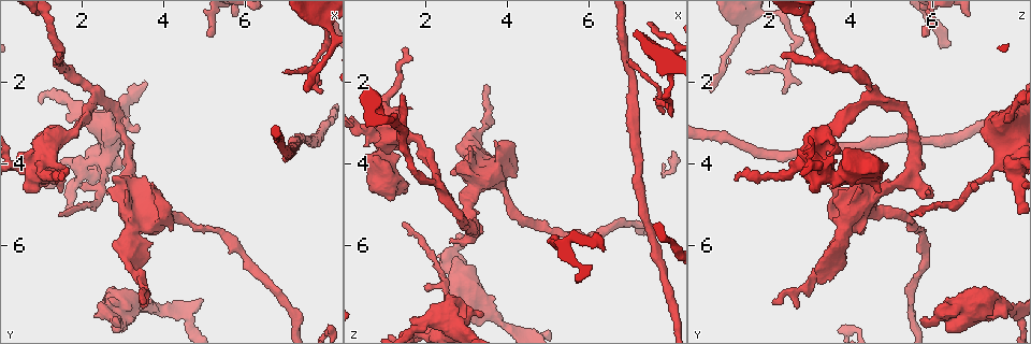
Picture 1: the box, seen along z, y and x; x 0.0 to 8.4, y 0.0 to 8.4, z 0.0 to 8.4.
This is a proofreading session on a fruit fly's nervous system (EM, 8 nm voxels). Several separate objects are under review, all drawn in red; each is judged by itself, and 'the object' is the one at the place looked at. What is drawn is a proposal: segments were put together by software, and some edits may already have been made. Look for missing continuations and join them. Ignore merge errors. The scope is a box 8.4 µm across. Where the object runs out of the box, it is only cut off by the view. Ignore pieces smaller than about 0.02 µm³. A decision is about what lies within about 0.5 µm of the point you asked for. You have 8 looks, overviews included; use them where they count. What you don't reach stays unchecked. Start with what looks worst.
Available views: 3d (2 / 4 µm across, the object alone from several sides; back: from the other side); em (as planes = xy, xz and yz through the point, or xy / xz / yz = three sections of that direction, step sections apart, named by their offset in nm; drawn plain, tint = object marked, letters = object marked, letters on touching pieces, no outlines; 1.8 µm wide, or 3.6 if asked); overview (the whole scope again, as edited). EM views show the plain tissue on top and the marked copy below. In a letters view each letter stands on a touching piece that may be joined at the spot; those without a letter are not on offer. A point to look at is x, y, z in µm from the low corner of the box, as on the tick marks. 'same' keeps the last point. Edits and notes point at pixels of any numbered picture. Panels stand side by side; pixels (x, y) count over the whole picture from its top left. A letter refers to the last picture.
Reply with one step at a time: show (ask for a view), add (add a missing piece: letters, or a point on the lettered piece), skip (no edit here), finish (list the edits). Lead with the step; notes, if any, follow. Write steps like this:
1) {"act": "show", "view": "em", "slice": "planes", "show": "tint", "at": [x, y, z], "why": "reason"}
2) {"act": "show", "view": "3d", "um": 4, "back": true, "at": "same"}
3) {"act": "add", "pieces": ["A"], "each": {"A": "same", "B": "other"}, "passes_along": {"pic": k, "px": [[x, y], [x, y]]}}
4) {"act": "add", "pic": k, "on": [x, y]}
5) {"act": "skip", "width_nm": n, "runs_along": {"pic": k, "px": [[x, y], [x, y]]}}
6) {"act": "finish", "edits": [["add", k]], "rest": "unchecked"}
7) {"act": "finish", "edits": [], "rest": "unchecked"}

{"act": "show", "view": "em", "slice": "yz", "step": 8, "show": "letters", "at": [2.95, 7.90, 5.70], "why": "an open end"}

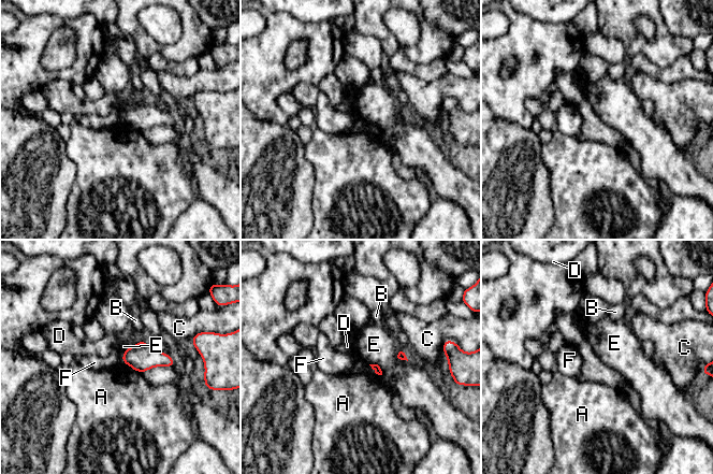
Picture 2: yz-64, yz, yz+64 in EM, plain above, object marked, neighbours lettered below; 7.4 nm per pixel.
{"act": "skip", "each": {"A": "other", "B": "other", "C": "other", "D": "other", "E": "other", "F": "other"}, "border": {"pic": 2, "px": [[142, 340], [131, 345], [122, 354]]}, "found": "no lettered piece goes on from it"}

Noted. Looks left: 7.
{"act": "show", "view": "em", "slice": "yz", "step": 4, "show": "tint", "at": [2.35, 2.35, 4.55], "why": "three-way junction"}

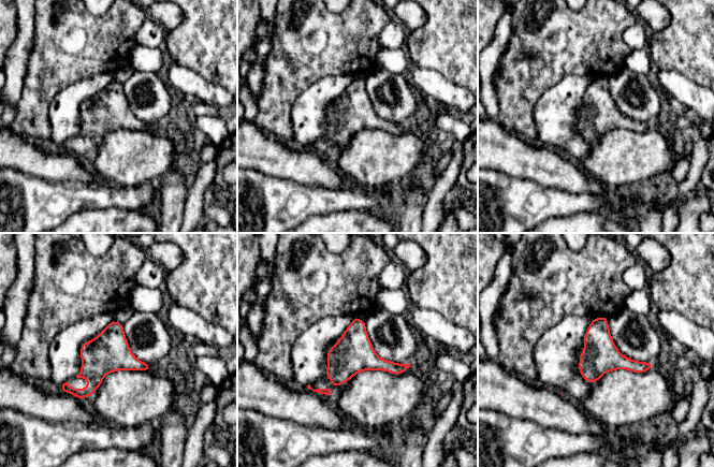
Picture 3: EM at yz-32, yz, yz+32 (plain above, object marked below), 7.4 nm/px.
{"act": "show", "view": "em", "slice": "planes", "show": "letters", "at": "same", "why": "cut it another way"}

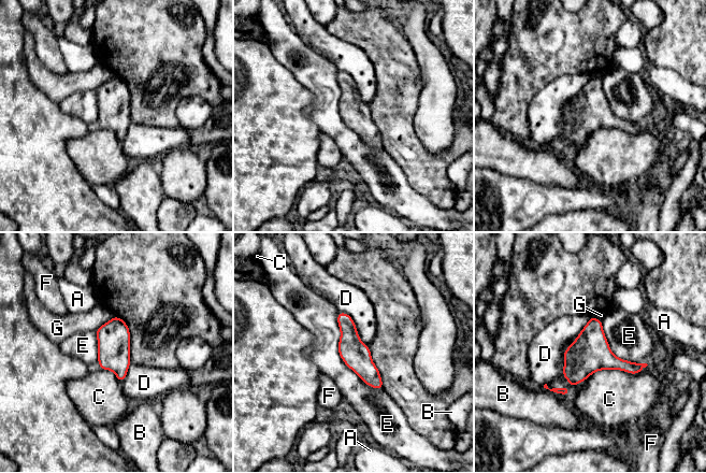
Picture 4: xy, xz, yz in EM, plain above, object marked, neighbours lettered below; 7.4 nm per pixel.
{"act": "skip", "each": {"A": "other", "B": "other", "C": "other", "D": "other", "E": "other", "F": "other", "G": "other"}, "border": {"pic": 4, "px": [[337, 312], [341, 359], [383, 389]]}, "found": "none of them fits"}

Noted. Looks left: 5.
{"act": "show", "view": "3d", "um": 4, "back": true, "at": [3.70, 6.15, 3.85], "why": "thick end"}

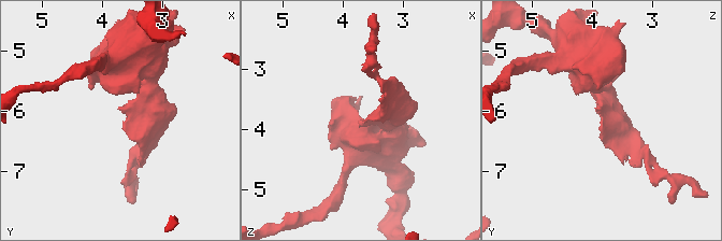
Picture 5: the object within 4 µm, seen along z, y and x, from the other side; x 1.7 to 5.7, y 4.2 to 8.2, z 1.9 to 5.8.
{"act": "show", "view": "em", "um": 3.6, "slice": "planes", "show": "letters", "at": [3.65, 6.15, 3.85]}

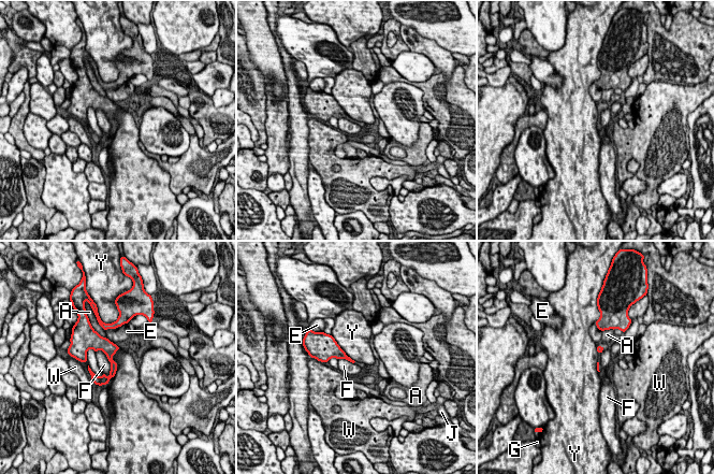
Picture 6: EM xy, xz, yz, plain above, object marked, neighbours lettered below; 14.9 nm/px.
{"act": "skip", "each": {"A": "other", "E": "other", "F": "other", "G": "other", "J": "other", "W": "other", "Y": "other"}, "runs_along": {"pic": 6, "px": [[97, 338], [113, 362], [104, 382]]}, "found": "none of them fits"}

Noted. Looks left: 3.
{"act": "finish", "edits": [], "rest": "unchecked"}

